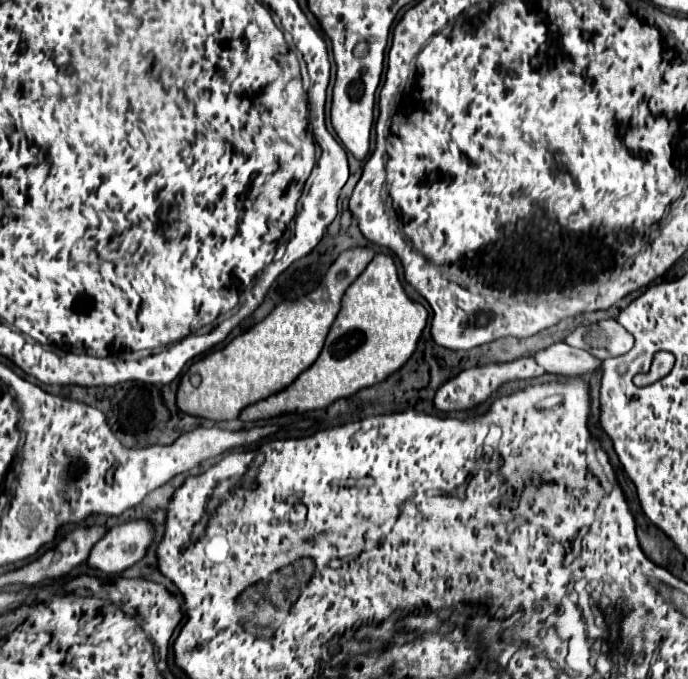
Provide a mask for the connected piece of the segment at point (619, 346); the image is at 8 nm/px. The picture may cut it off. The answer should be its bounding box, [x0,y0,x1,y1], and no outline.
[565,320,633,360]

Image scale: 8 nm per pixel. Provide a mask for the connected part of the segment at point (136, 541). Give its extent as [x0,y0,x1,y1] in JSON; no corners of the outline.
[87,520,153,574]

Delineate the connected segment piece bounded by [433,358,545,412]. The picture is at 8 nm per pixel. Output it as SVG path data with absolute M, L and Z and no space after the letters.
M517 358L511 362L489 362L483 366L475 366L469 370L463 370L461 374L457 374L455 378L451 378L449 382L445 382L437 394L435 394L435 406L443 412L449 410L463 410L463 408L471 408L475 404L485 402L501 384L509 382L509 380L521 380L521 378L533 378L533 376L541 376L545 370L541 370L541 366L537 366L537 362L533 362L533 358Z

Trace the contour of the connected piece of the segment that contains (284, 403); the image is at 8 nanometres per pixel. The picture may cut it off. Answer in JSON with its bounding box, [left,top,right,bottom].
[241,254,427,422]

